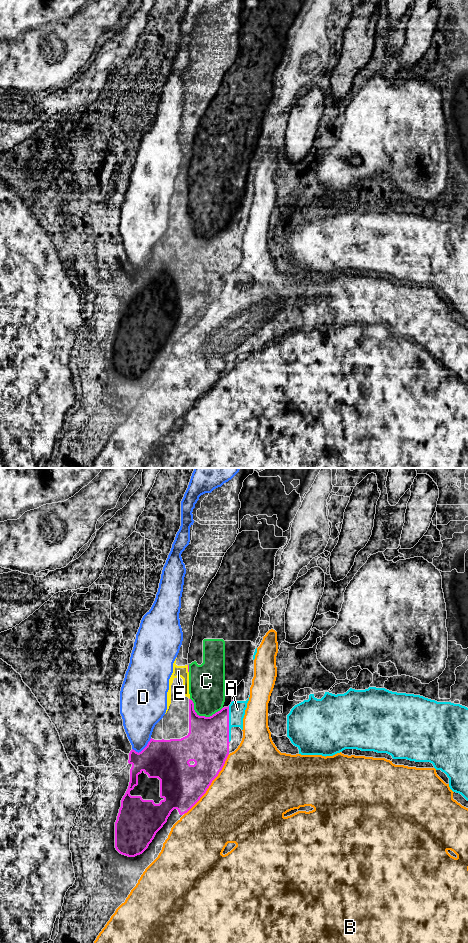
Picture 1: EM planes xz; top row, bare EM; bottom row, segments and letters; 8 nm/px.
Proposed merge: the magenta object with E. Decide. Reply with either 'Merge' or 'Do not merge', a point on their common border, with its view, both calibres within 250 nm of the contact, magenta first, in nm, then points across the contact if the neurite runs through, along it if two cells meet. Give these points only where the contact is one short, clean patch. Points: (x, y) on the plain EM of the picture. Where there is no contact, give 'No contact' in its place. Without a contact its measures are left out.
Do not merge. Touches magenta at xz (188, 189). Thickness 20 nm (magenta) against 100 nm. Boundary: xz (187, 185), (188, 192)

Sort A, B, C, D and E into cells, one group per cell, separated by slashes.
A / B / C / D / E

